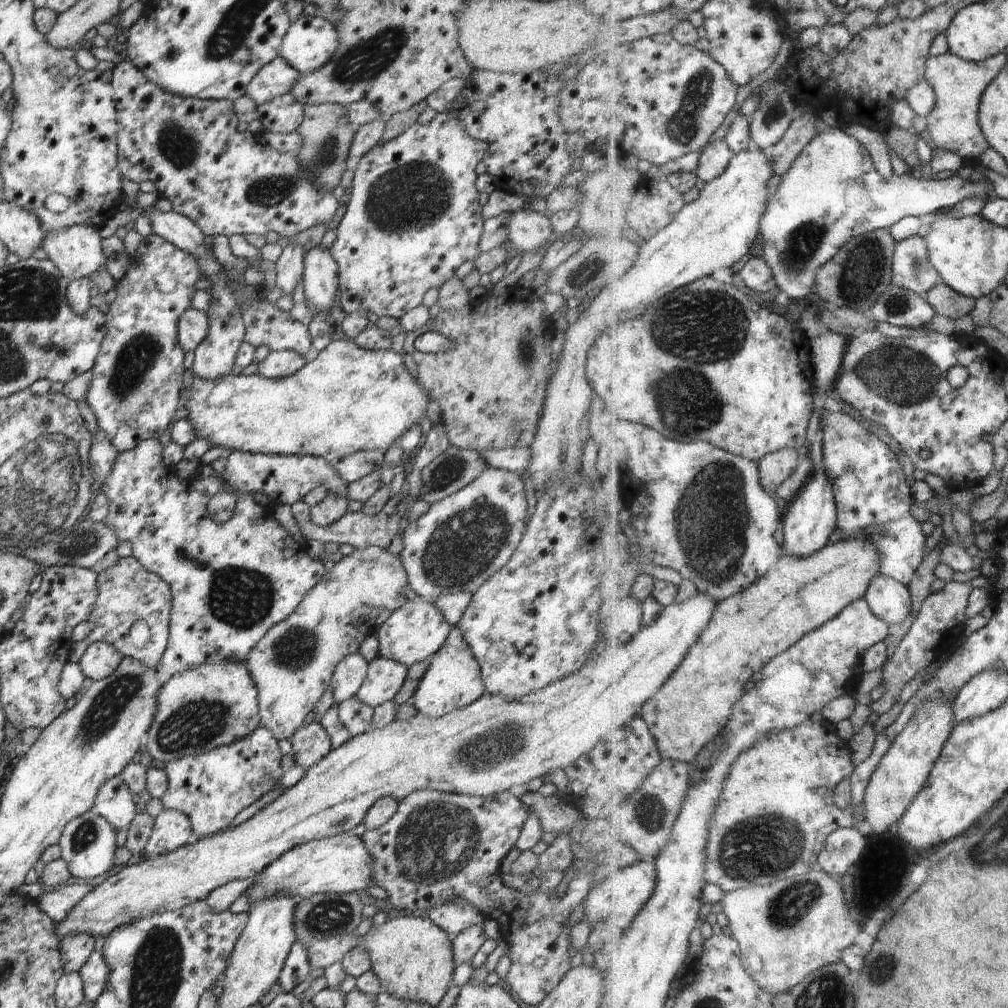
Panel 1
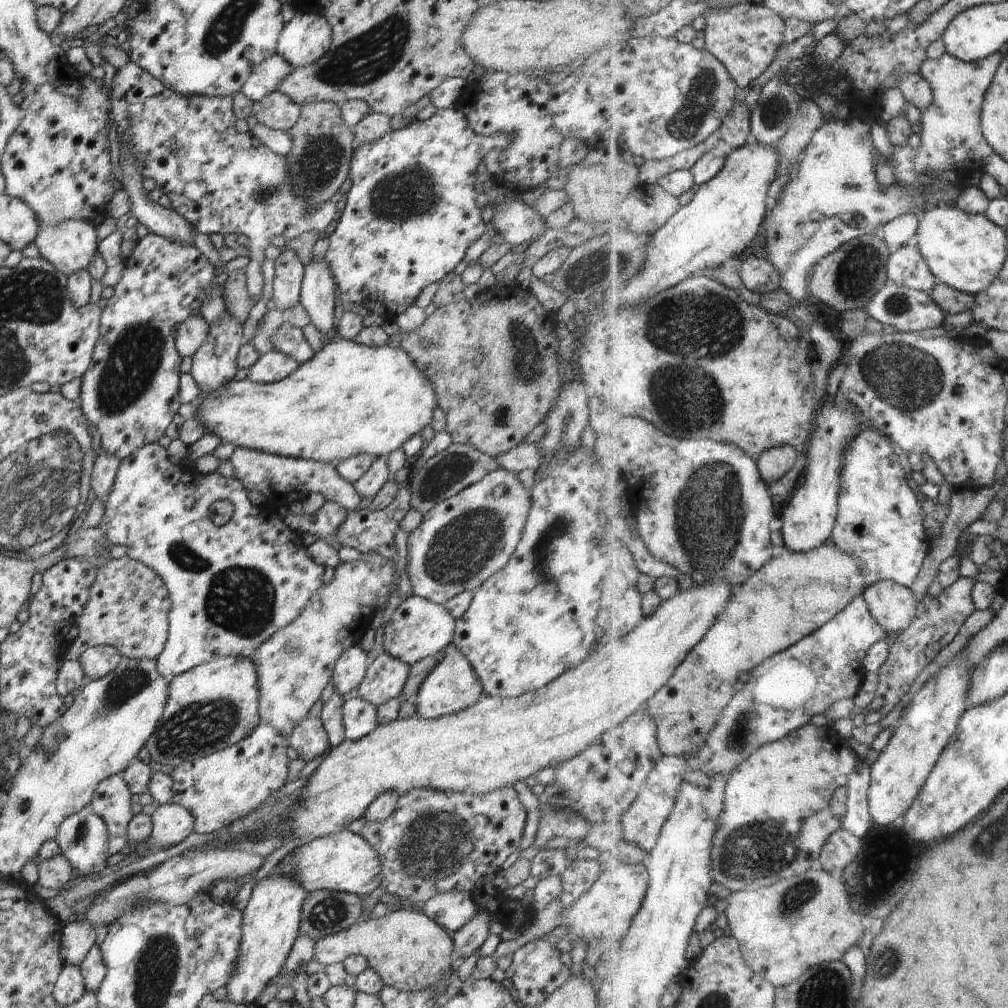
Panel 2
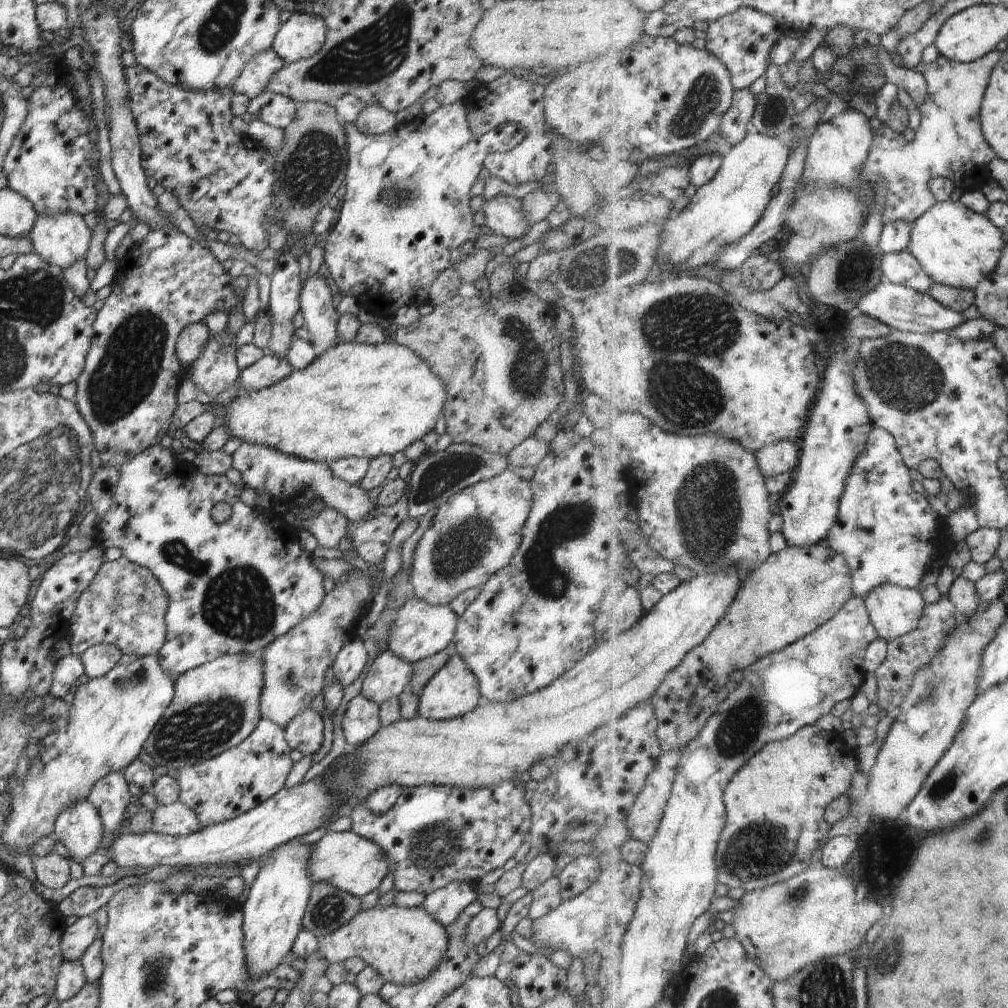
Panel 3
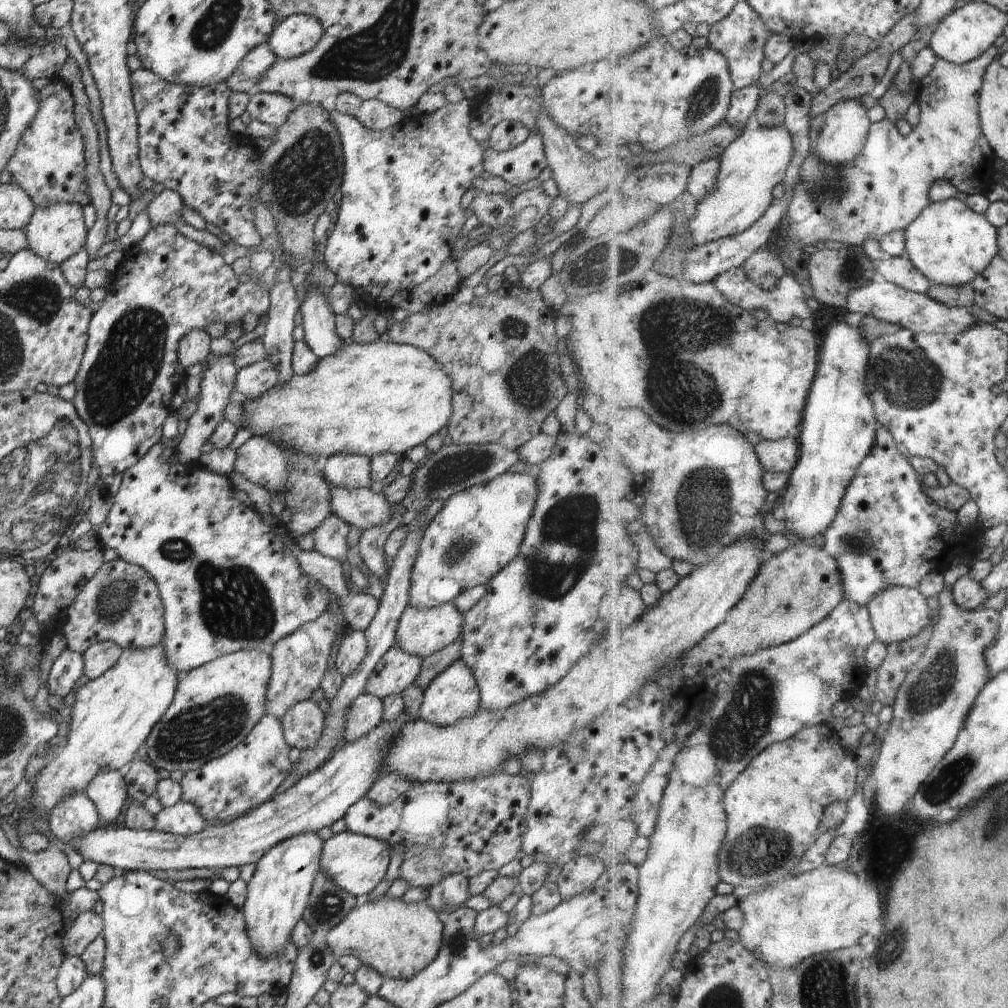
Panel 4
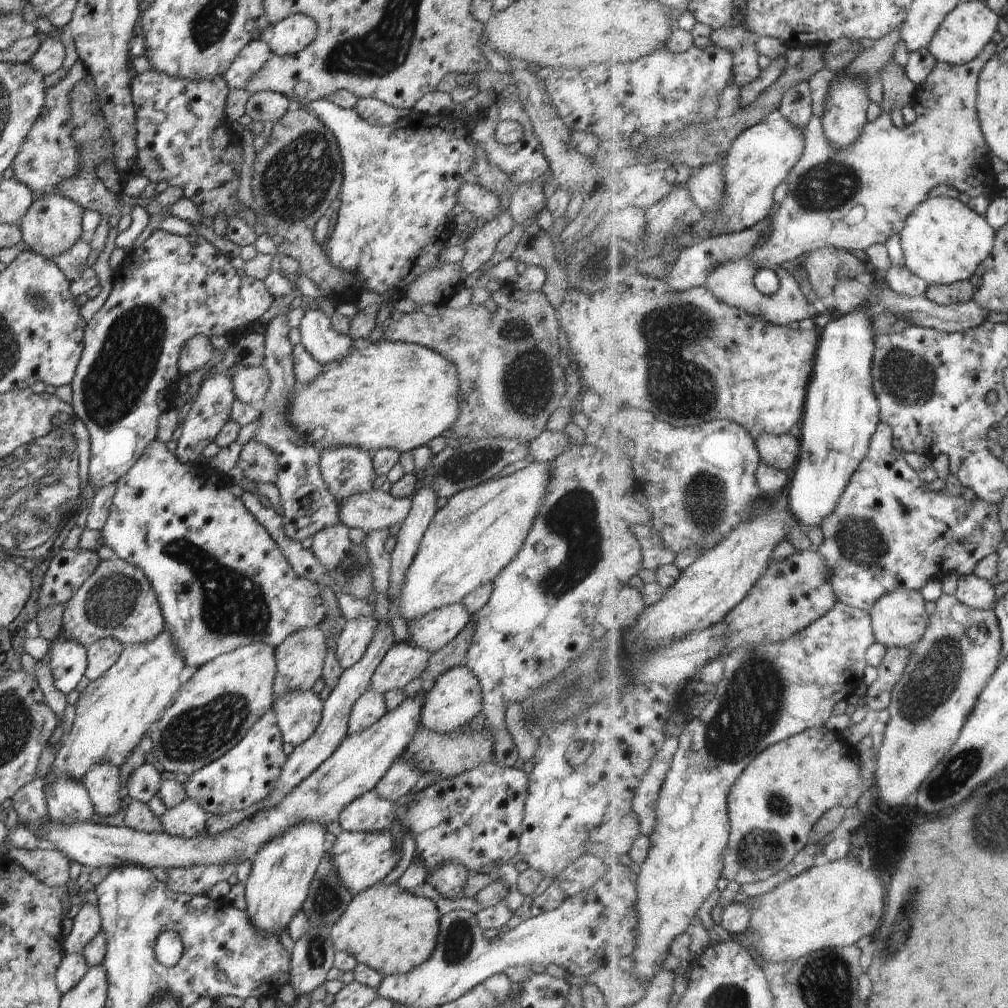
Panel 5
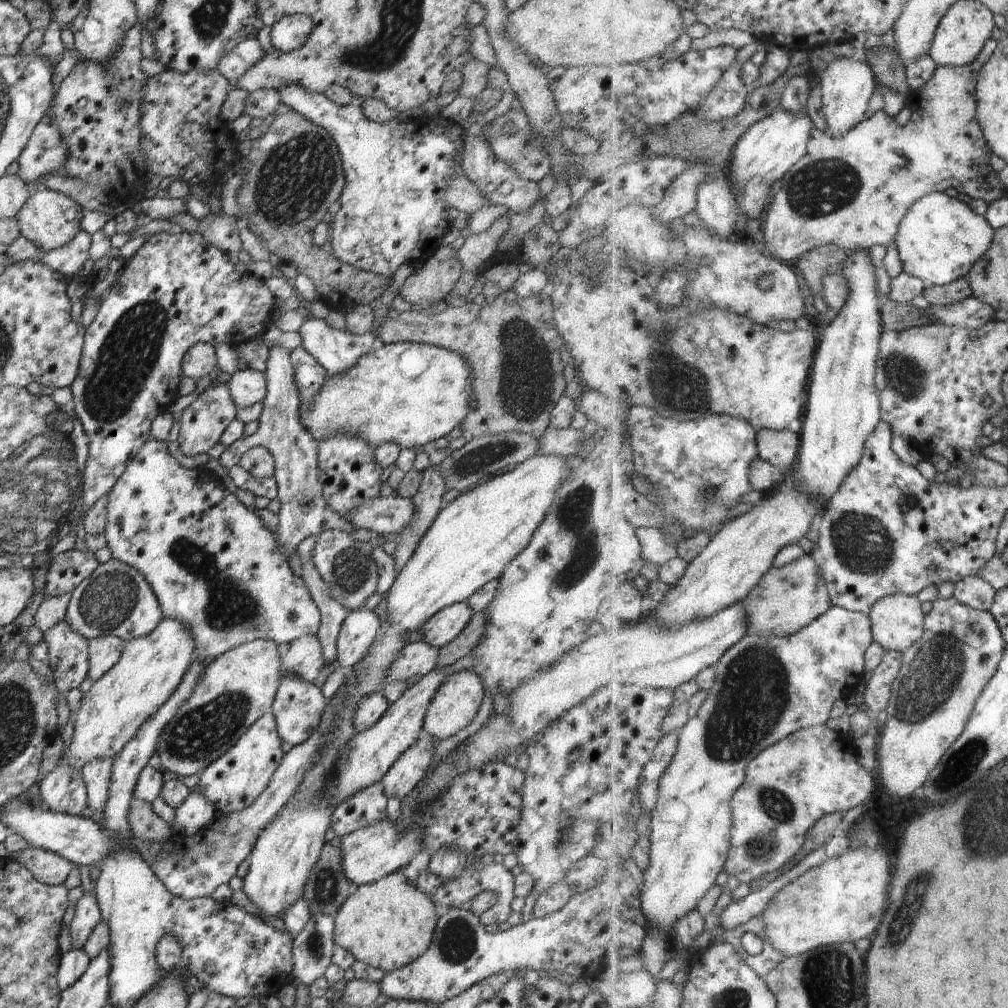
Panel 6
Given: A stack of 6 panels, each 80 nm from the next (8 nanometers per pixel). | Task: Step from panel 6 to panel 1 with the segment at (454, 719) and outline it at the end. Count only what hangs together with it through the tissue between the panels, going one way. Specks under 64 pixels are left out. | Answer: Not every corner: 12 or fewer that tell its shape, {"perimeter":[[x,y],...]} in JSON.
{"perimeter":[[454,627],[415,690],[441,718],[485,693],[476,658]]}

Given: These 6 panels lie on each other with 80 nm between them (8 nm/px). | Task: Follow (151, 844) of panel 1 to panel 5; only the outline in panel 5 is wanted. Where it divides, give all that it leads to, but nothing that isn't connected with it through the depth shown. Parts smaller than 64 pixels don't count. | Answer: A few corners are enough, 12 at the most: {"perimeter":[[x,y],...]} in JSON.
{"perimeter":[[186,798],[158,818],[164,833],[189,839],[207,830],[208,817]]}

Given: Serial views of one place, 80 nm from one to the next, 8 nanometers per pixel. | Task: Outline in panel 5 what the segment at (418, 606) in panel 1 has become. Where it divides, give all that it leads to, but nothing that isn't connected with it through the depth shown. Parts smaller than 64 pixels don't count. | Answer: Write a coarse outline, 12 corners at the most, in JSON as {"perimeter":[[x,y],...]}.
{"perimeter":[[462,603],[405,622],[406,643],[433,653],[470,621]]}

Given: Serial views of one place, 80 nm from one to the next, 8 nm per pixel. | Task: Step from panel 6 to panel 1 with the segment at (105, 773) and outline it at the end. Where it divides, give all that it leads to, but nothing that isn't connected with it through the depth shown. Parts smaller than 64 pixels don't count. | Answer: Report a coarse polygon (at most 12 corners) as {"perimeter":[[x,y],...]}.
{"perimeter":[[119,777],[104,782],[91,811],[102,816],[124,847],[138,814]]}

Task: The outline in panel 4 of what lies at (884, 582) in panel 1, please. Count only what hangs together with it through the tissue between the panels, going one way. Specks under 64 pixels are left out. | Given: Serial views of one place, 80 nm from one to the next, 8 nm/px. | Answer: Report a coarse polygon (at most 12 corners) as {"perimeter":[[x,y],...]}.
{"perimeter":[[893,586],[870,601],[887,645],[924,633],[932,622],[925,594]]}

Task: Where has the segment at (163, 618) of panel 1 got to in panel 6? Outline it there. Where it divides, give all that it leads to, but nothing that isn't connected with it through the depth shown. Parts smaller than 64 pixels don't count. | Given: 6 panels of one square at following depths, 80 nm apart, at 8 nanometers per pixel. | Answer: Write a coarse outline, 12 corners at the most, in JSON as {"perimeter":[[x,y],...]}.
{"perimeter":[[116,559],[72,591],[89,642],[147,636],[162,618],[144,576]]}

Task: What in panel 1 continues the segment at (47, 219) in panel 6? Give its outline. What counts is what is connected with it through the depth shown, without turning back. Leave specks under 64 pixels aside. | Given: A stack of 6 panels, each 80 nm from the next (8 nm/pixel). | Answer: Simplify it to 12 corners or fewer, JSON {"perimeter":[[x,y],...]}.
{"perimeter":[[75,225],[46,235],[41,249],[62,277],[105,267],[98,230]]}

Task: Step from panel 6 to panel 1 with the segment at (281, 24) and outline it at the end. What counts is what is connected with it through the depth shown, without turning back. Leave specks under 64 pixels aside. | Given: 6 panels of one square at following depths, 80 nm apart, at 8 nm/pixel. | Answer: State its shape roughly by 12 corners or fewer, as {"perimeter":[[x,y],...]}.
{"perimeter":[[300,15],[280,46],[298,73],[338,48],[332,22]]}

